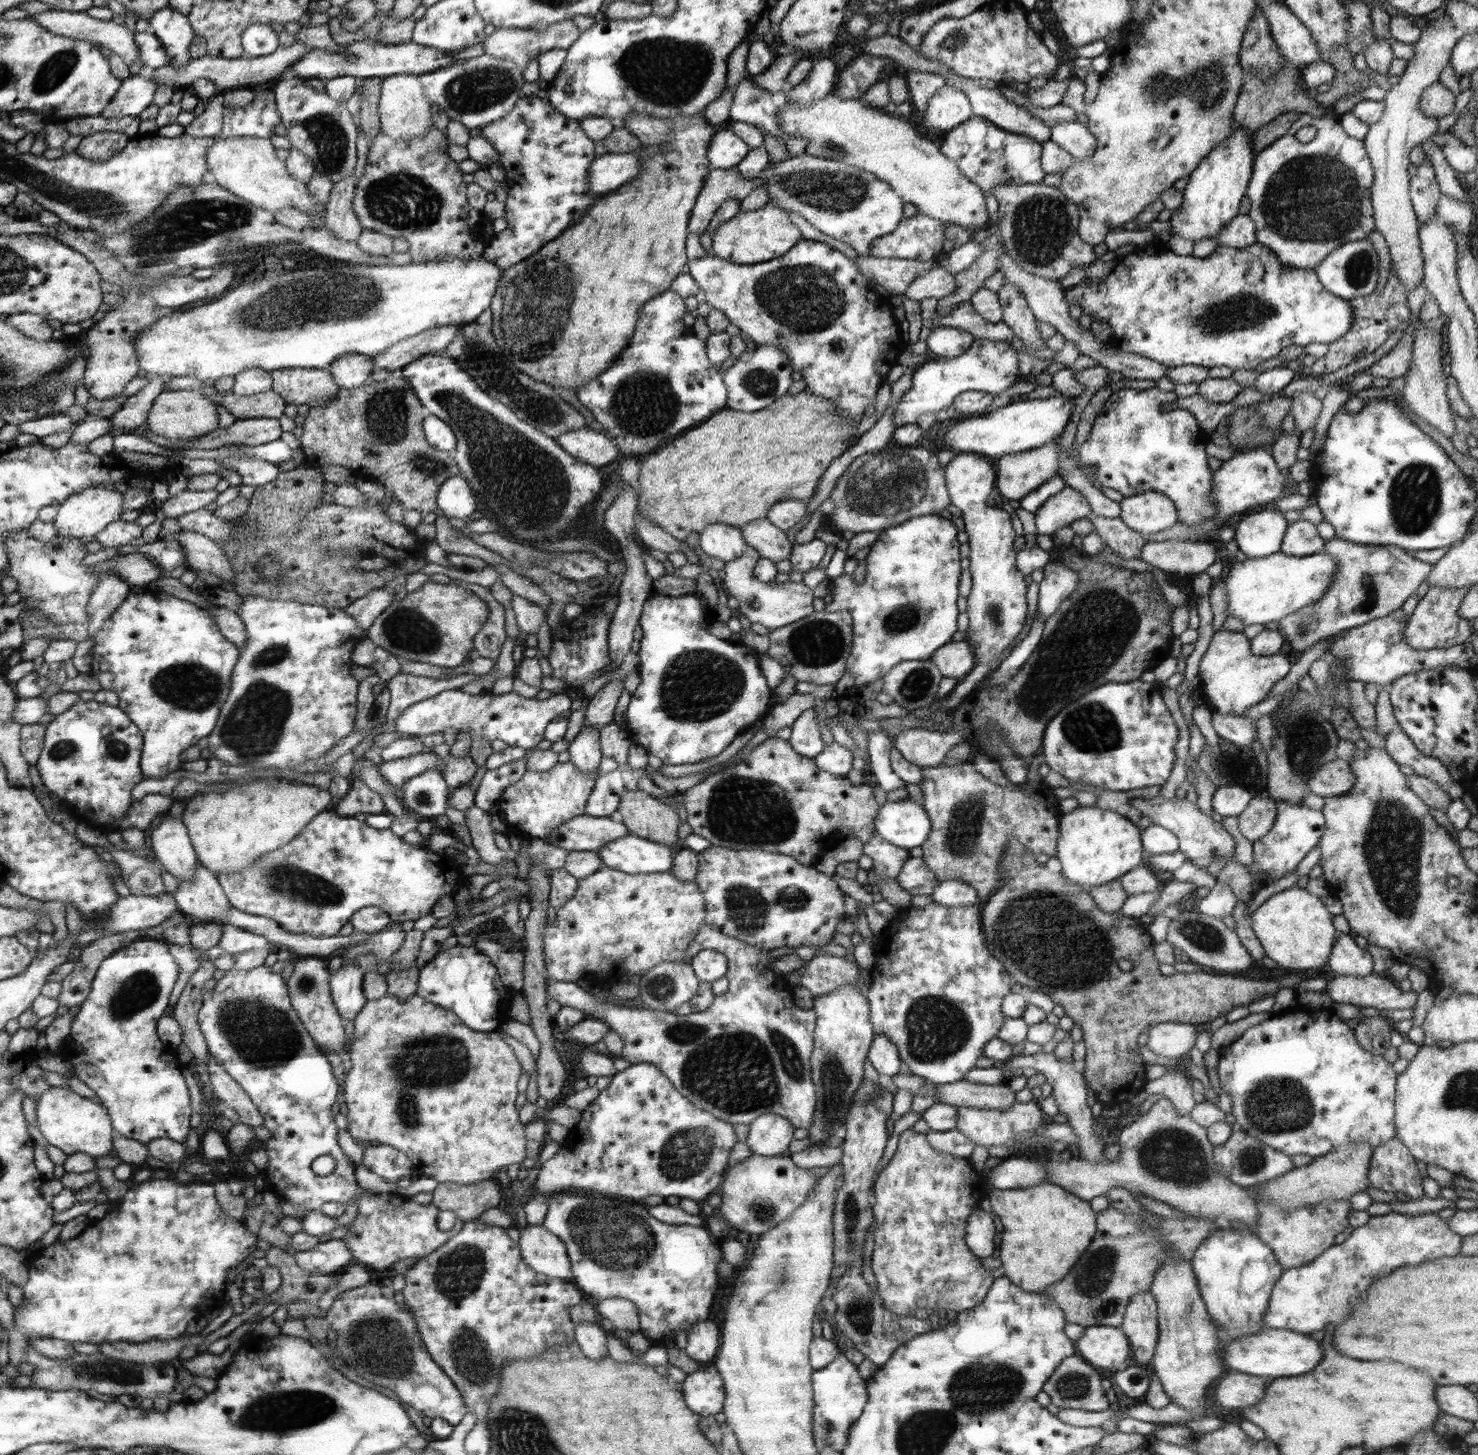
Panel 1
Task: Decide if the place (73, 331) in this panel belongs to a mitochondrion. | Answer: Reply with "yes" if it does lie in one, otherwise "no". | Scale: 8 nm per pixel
no

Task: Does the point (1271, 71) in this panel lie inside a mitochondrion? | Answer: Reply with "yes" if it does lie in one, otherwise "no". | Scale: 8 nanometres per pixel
no

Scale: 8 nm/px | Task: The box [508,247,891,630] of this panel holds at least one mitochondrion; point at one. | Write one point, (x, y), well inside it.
(805, 298)

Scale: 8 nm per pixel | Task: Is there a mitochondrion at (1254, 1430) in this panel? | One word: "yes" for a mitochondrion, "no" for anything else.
no

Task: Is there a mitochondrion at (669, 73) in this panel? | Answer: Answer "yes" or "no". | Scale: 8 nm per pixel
yes

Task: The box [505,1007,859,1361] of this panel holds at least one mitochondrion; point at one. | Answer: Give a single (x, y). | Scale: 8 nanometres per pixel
(735, 1071)

